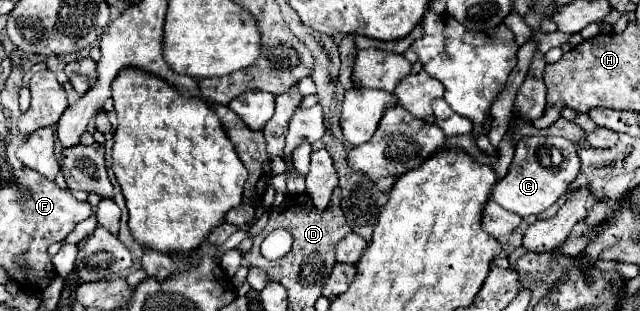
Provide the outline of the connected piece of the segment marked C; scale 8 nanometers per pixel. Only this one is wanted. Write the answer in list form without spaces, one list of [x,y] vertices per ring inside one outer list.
[[[555,136],[523,138],[515,146],[515,156],[507,176],[495,184],[491,198],[505,210],[515,212],[519,216],[529,216],[529,214],[537,216],[567,192],[569,184],[579,176],[579,166],[581,160],[571,140],[555,138]]]

